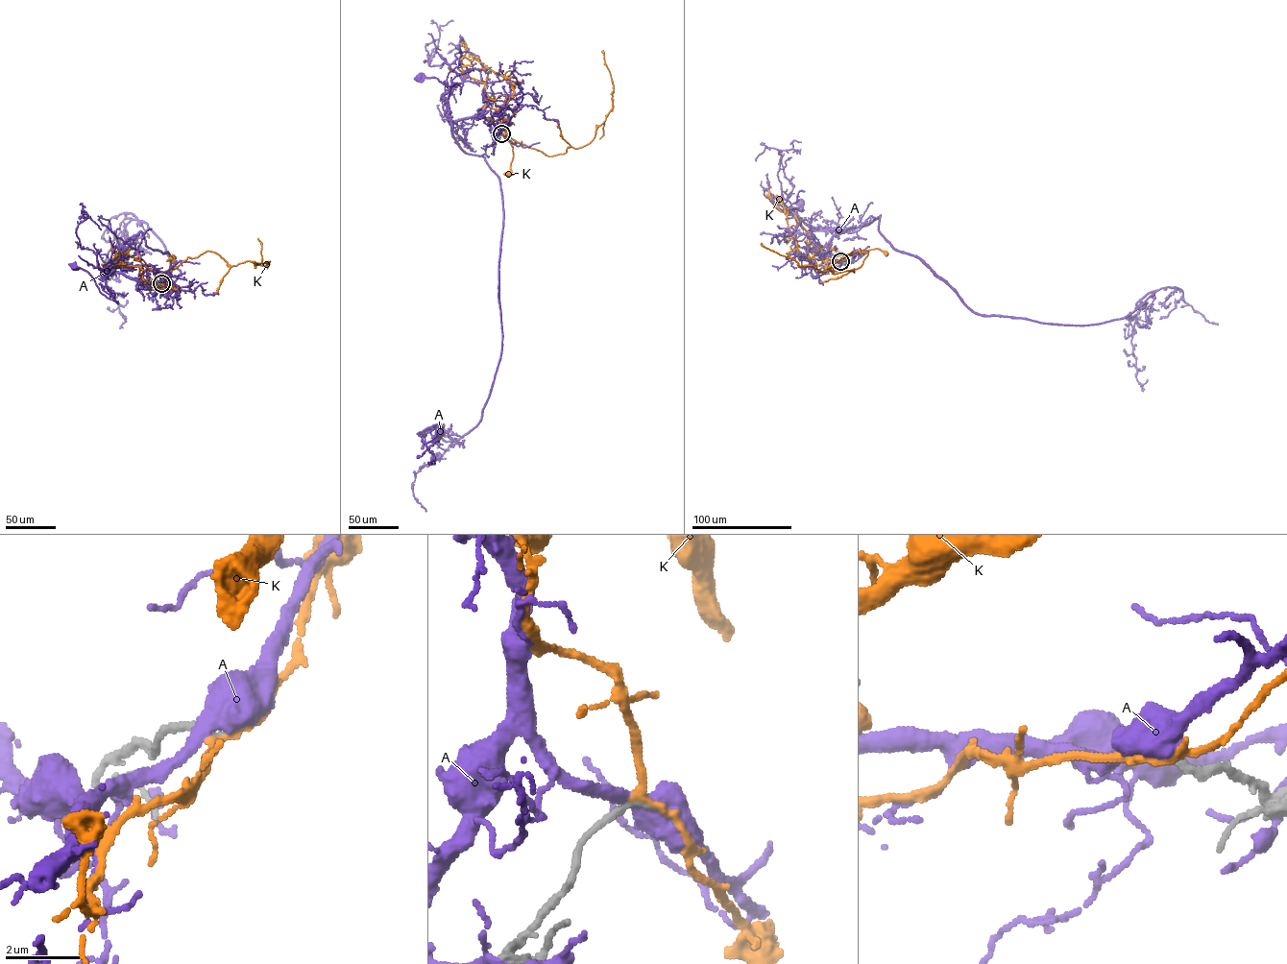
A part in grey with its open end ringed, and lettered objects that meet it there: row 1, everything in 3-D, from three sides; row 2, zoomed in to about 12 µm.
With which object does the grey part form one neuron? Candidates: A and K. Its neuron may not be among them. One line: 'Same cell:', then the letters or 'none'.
Same cell: K

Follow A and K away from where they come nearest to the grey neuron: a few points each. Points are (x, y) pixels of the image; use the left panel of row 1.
A: (161, 283), (156, 287), (109, 272), (105, 279), (111, 295), (109, 298), (100, 292), (88, 273), (74, 267)
K: (161, 283), (173, 264), (172, 257)

